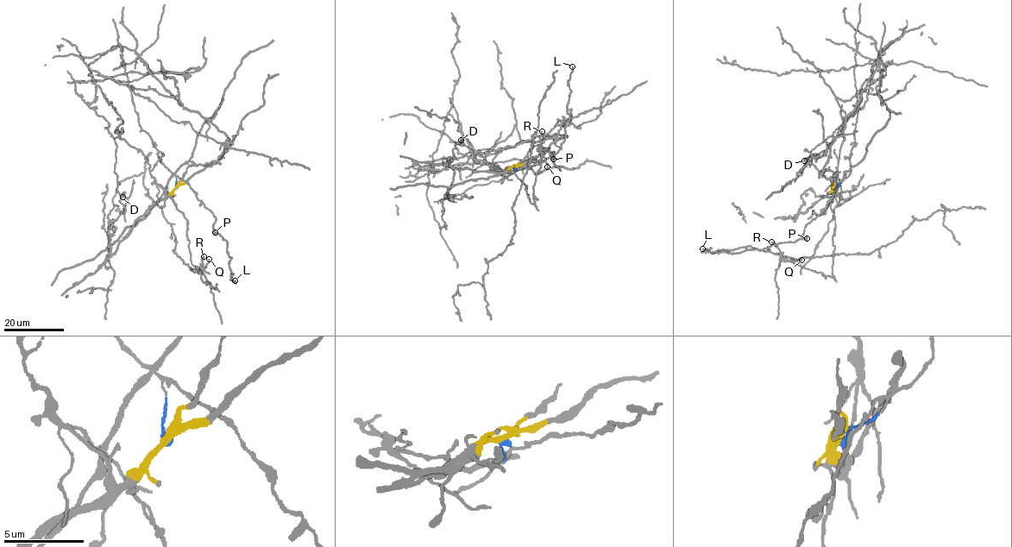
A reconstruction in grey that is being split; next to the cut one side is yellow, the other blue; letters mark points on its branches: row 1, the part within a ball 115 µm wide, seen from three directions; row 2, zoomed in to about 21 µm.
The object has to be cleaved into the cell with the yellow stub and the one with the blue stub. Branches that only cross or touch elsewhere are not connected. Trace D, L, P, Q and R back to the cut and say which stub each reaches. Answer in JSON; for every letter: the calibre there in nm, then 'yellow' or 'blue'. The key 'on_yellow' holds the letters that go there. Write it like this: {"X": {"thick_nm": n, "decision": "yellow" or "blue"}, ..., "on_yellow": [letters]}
{"D": {"thick_nm": 360, "decision": "yellow"}, "L": {"thick_nm": 180, "decision": "blue"}, "P": {"thick_nm": 600, "decision": "blue"}, "Q": {"thick_nm": 150, "decision": "yellow"}, "R": {"thick_nm": 180, "decision": "yellow"}, "on_yellow": ["D", "Q", "R"]}

